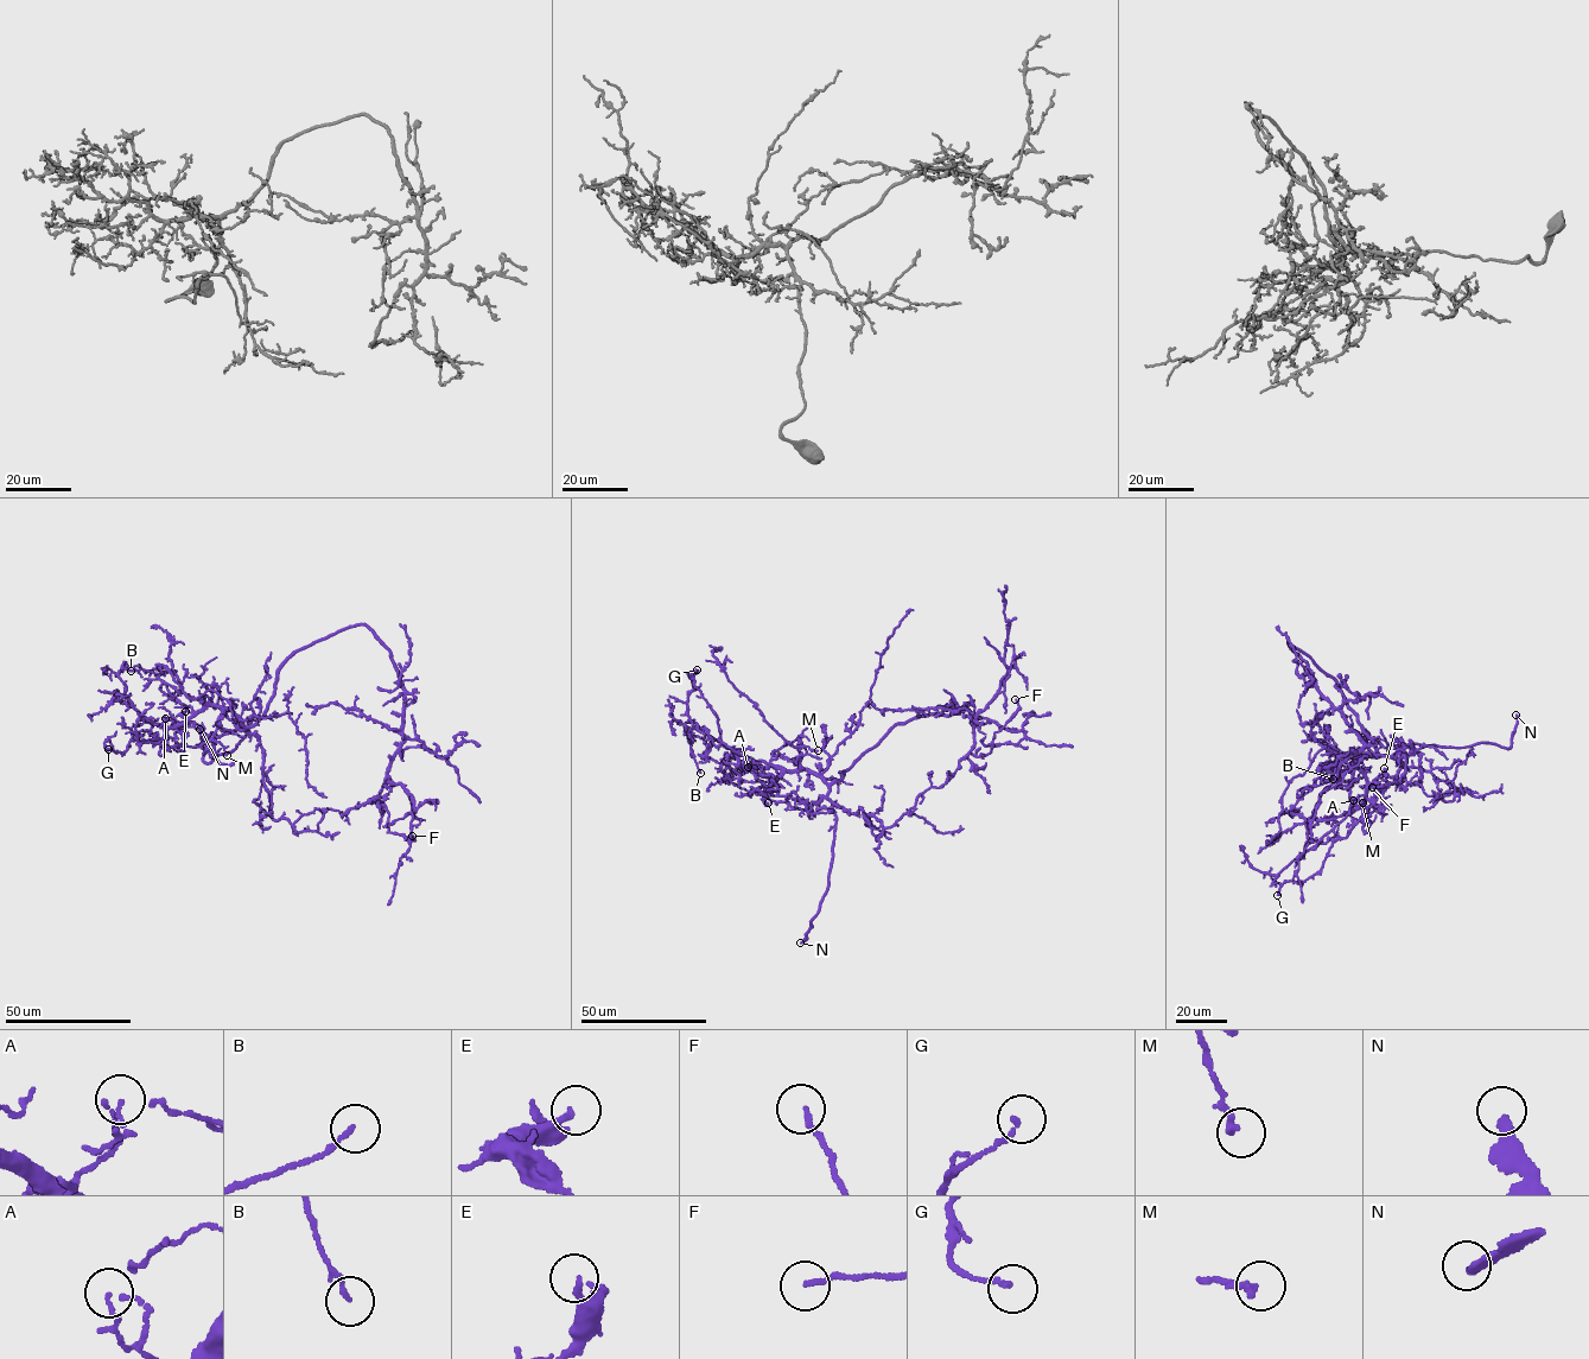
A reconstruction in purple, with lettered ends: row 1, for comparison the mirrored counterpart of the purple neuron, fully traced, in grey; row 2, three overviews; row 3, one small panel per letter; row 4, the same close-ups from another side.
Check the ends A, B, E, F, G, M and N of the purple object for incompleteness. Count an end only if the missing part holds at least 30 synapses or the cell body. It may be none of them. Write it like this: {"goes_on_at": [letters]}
{"goes_on_at": ["N"]}

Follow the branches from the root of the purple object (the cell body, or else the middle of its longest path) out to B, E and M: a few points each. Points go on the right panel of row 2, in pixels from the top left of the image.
B: (1297, 649), (1334, 678), (1379, 755), (1354, 761), (1366, 783), (1359, 807), (1321, 821), (1291, 812), (1333, 779)
E: (1297, 649), (1334, 678), (1378, 753), (1397, 760), (1399, 766), (1393, 783), (1385, 774), (1380, 778), (1384, 768)
M: (1297, 649), (1334, 678), (1378, 754), (1355, 759), (1358, 766), (1349, 786), (1349, 798), (1362, 802)

